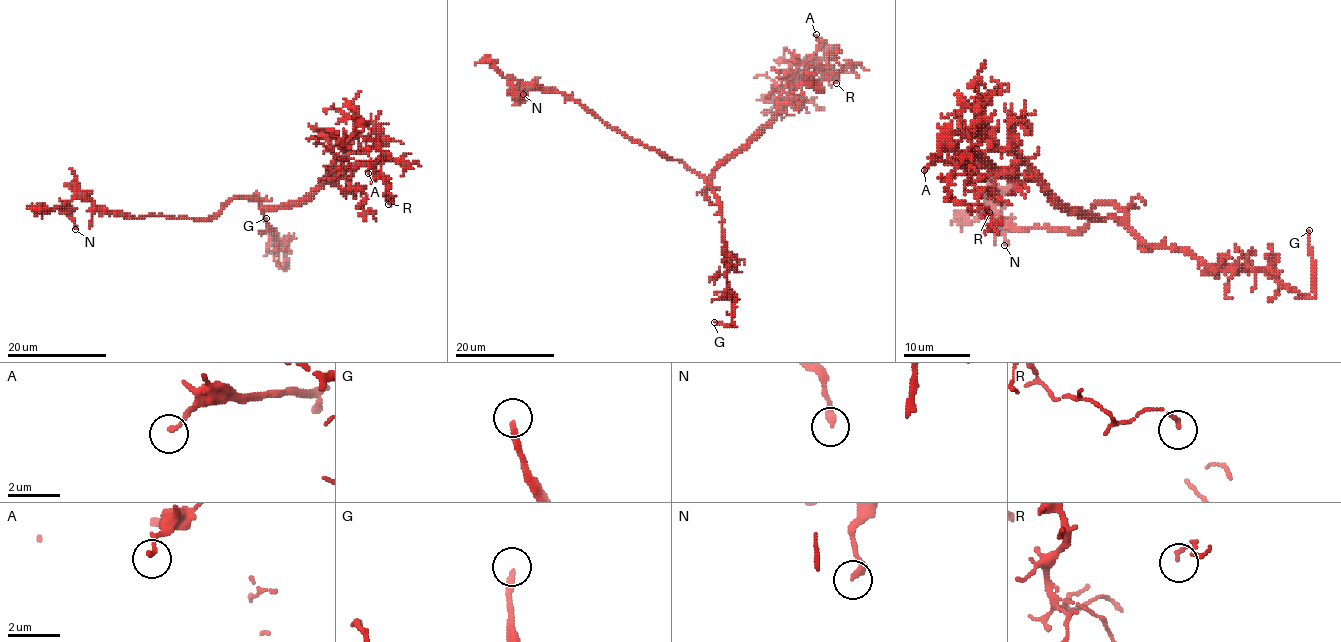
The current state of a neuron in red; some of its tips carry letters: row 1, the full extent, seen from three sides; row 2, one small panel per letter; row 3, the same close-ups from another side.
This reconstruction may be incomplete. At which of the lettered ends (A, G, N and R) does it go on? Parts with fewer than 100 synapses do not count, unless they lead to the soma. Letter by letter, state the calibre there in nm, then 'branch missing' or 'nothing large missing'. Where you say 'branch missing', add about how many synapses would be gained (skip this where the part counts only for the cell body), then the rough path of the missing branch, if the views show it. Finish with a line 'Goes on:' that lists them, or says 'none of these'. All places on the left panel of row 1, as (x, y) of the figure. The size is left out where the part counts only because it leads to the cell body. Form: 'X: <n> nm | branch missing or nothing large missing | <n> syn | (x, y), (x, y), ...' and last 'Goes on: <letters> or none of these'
A: 160 nm | nothing large missing
G: 240 nm | branch missing | (266, 218), (264, 205), (282, 157), (282, 144), (294, 140), (293, 137)
N: 280 nm | nothing large missing
R: 130 nm | nothing large missing
Goes on: G

